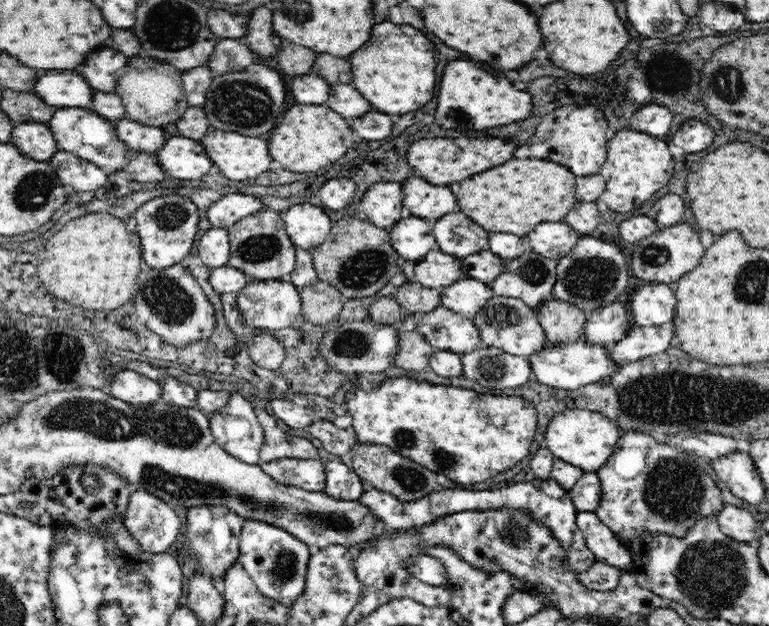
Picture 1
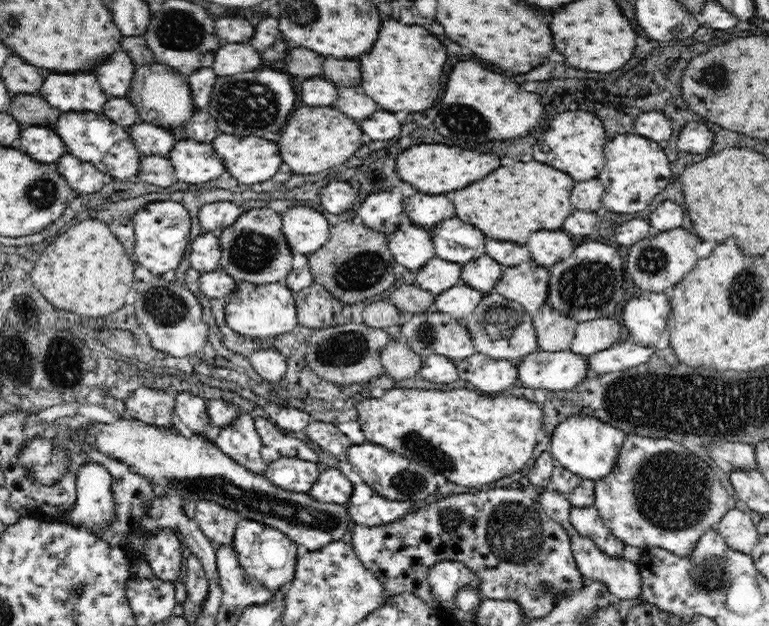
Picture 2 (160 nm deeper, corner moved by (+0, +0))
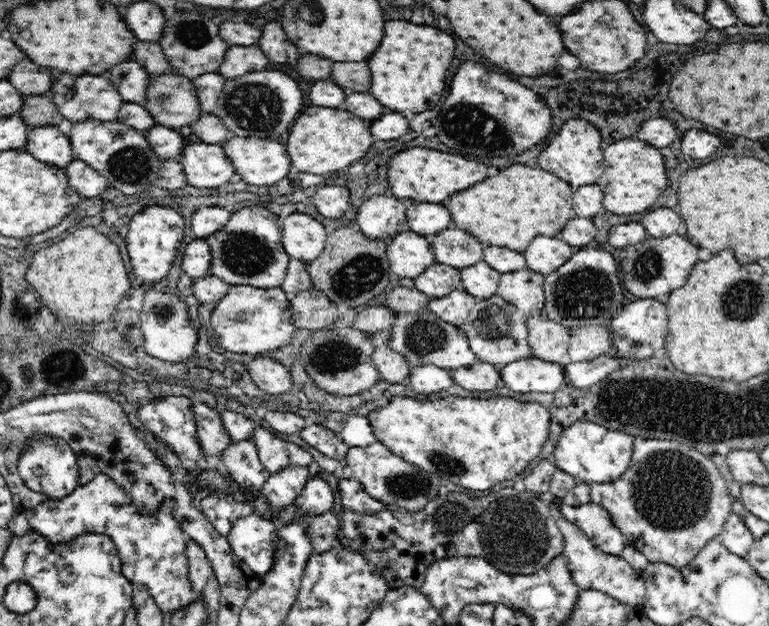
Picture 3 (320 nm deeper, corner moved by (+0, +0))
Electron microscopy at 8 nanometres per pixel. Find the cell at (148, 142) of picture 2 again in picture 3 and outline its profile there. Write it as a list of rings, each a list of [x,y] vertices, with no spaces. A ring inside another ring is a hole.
[[[156,124],[144,133],[152,150],[161,160],[180,161],[182,151],[189,143],[180,131],[167,126]]]

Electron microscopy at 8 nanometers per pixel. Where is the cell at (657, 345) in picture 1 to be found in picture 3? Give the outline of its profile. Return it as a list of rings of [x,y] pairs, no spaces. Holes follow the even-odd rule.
[[[612,353],[599,356],[591,361],[571,361],[564,365],[565,384],[580,389],[594,386],[600,380],[604,380],[610,372],[620,369],[628,362],[630,360],[622,359]]]

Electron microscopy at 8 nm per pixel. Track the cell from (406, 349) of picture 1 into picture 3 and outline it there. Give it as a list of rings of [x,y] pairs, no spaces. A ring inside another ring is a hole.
[[[377,343],[371,357],[378,371],[380,383],[395,385],[408,378],[411,366],[406,363],[404,356],[394,352],[386,344]]]

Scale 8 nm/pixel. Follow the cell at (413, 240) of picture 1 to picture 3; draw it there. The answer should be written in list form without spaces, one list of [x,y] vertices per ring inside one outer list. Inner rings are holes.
[[[408,229],[387,242],[387,257],[391,271],[402,278],[415,279],[435,262],[430,238]]]

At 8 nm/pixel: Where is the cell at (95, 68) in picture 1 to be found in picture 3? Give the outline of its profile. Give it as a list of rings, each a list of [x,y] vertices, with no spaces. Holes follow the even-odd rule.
[[[124,62],[114,66],[108,74],[102,74],[117,86],[125,103],[135,102],[139,105],[145,101],[145,91],[148,88],[148,72],[136,62]]]

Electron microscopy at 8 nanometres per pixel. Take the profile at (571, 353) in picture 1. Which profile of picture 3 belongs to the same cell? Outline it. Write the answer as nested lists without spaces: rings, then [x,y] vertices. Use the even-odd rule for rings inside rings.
[[[536,357],[520,359],[498,368],[504,386],[520,394],[551,393],[566,382],[564,364]]]

